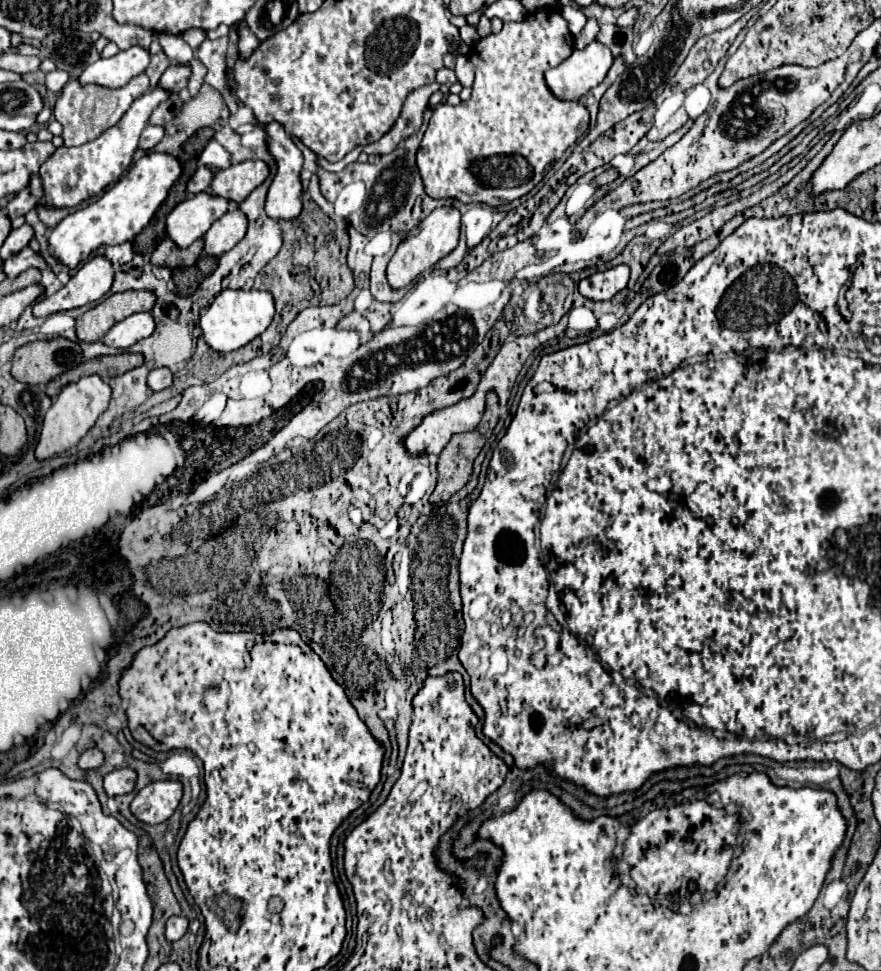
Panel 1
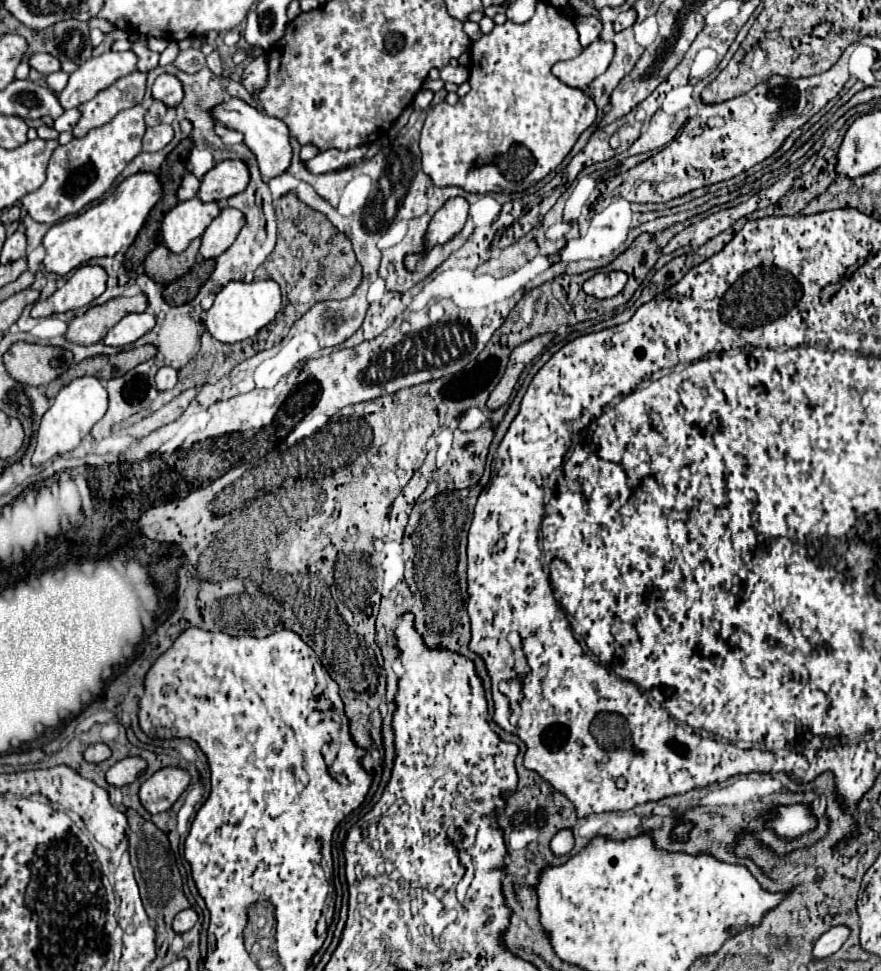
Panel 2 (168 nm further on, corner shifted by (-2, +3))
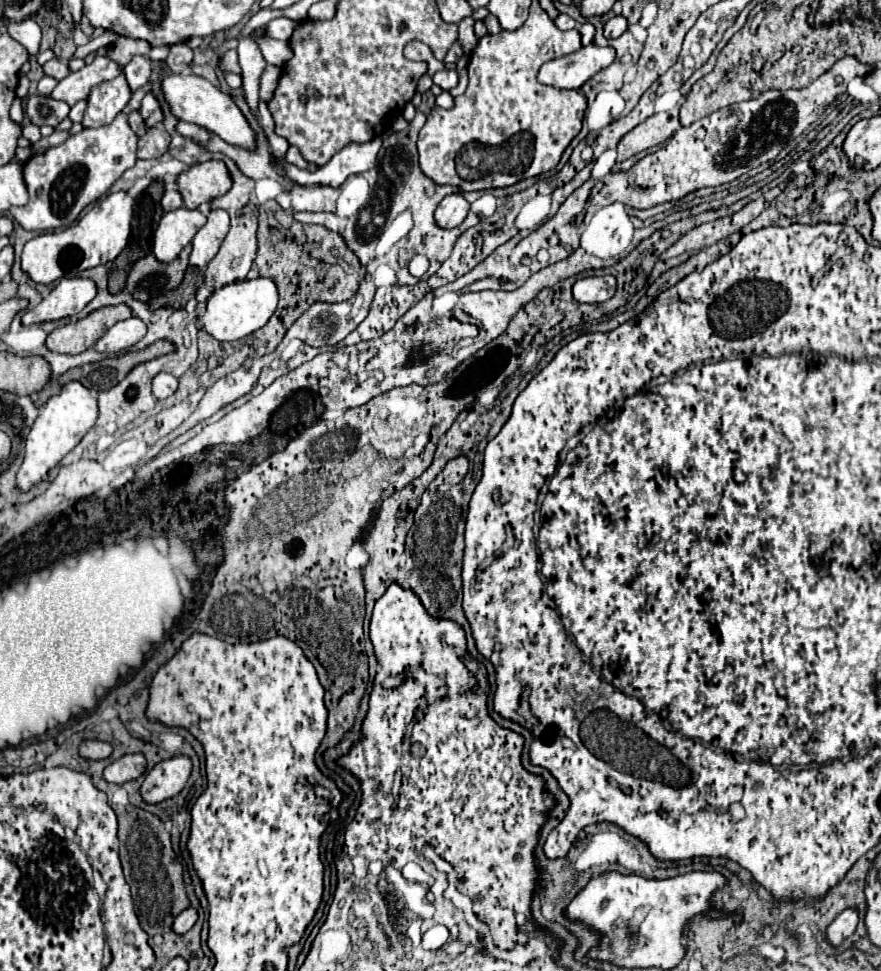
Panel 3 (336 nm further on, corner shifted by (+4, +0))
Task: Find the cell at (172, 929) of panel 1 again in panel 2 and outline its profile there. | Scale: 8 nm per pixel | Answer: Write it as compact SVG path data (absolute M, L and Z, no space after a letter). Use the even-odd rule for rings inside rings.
M184 909L184 911L180 911L180 913L174 917L172 929L174 929L178 935L182 935L182 933L190 931L190 929L194 927L194 923L196 923L196 921L198 921L196 911L194 911L194 909Z

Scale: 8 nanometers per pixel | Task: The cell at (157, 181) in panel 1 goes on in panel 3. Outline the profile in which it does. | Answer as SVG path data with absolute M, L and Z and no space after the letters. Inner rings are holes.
M126 192L108 194L106 200L96 202L76 224L64 230L46 232L30 242L26 242L22 250L22 272L34 284L50 284L58 278L72 278L80 272L112 262L128 244L130 236L130 220L132 220L134 198Z

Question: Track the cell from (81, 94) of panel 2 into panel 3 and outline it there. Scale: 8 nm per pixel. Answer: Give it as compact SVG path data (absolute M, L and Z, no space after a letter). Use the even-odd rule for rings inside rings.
M96 56L92 64L86 64L82 70L70 72L70 76L60 80L50 96L74 106L78 100L86 100L94 86L112 80L118 74L118 66L108 56Z

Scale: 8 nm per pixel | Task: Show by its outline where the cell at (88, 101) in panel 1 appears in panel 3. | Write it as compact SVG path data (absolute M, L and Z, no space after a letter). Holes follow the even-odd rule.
M118 74L110 82L98 84L96 88L92 88L88 96L88 108L84 112L82 124L86 128L98 128L110 124L116 118L116 114L124 110L130 98L132 90L128 88L124 74Z

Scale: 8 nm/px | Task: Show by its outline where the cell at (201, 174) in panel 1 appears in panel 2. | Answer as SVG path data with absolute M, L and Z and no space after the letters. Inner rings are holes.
M188 173L188 175L182 179L182 185L180 185L180 189L178 189L178 199L180 199L180 201L186 201L186 199L196 197L198 189L200 189L200 179L198 179L196 175Z

